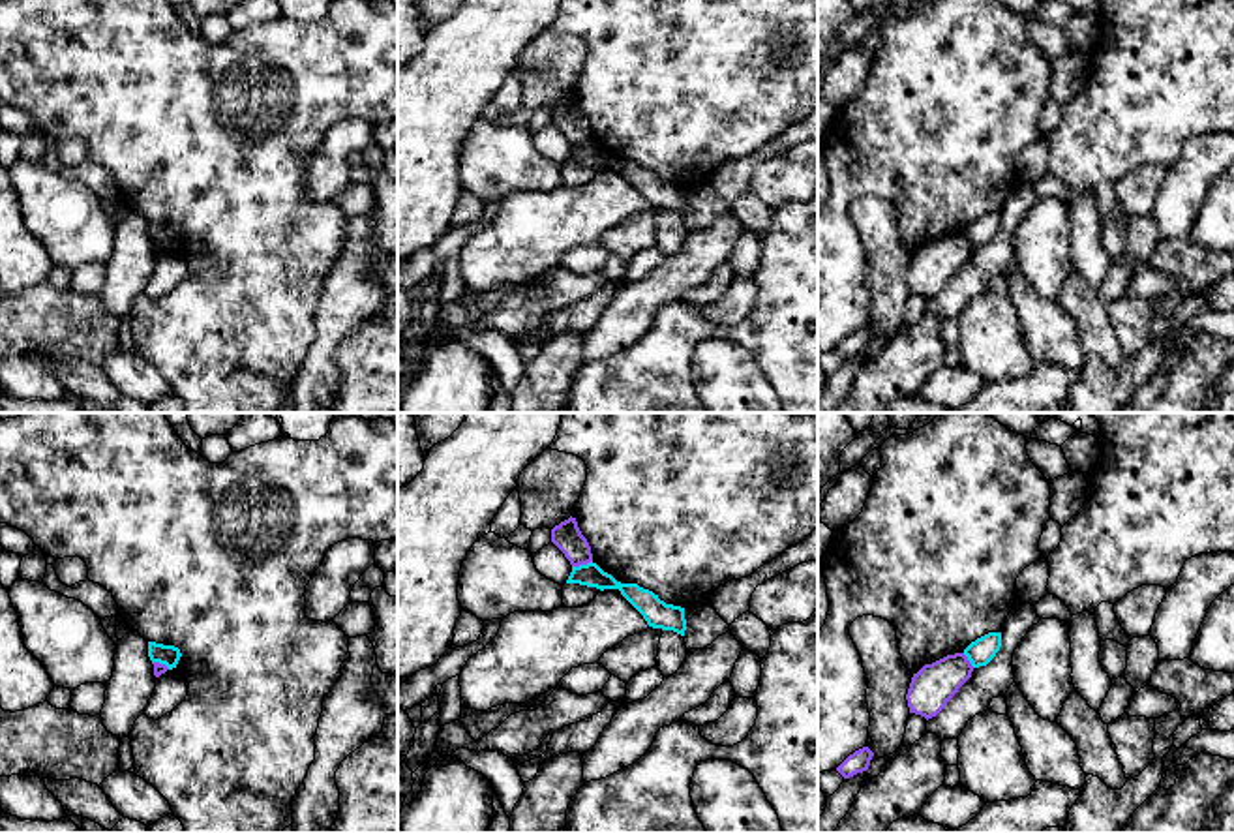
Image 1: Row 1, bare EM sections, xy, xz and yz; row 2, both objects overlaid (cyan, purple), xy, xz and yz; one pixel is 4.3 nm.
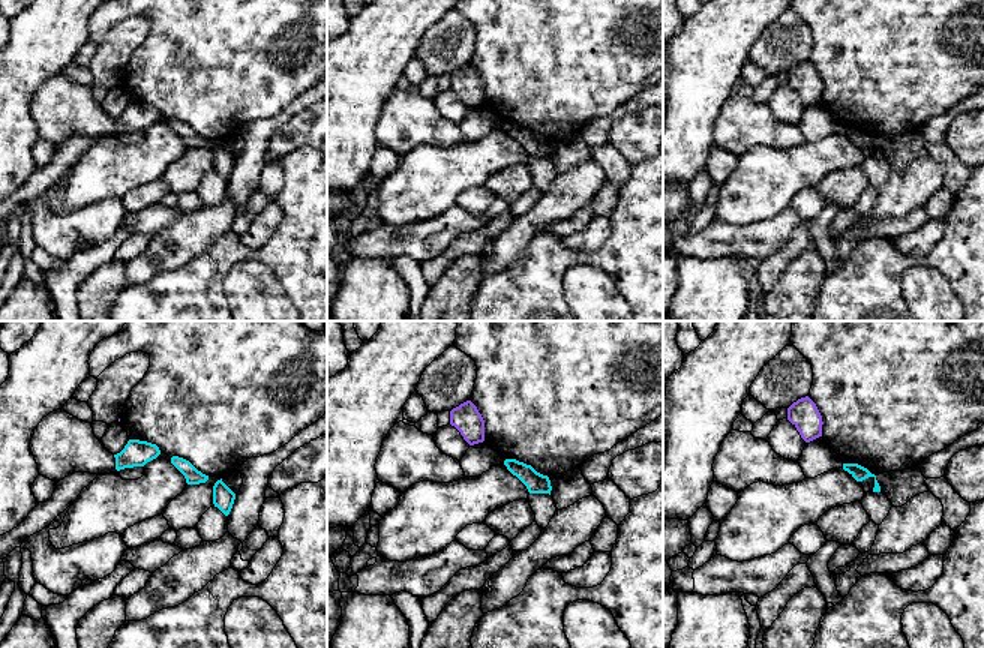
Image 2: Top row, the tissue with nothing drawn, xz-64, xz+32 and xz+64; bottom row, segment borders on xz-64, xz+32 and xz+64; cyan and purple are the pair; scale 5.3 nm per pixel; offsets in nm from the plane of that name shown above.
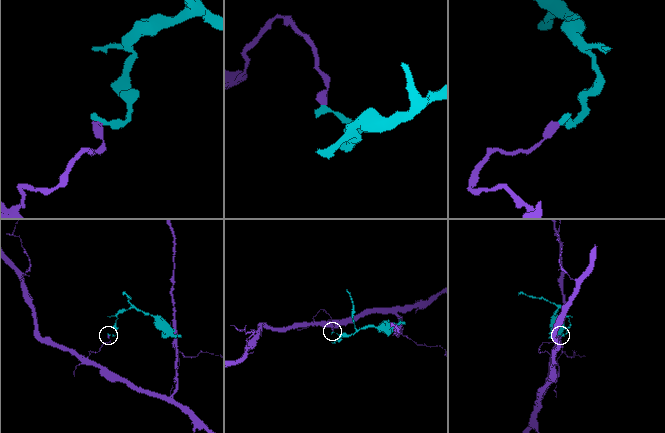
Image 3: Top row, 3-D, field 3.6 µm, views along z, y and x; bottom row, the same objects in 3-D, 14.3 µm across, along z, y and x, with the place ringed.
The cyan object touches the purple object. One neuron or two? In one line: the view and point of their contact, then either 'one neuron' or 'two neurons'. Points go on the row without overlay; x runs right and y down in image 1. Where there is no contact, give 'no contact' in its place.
contact xz (582, 145); two neurons

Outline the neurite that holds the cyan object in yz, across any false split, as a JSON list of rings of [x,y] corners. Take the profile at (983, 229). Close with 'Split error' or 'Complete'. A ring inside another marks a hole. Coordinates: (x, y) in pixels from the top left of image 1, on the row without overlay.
[[[988,212],[975,221],[971,221],[964,235],[971,242],[973,248],[986,246],[1001,227],[1001,212]]]. Complete

